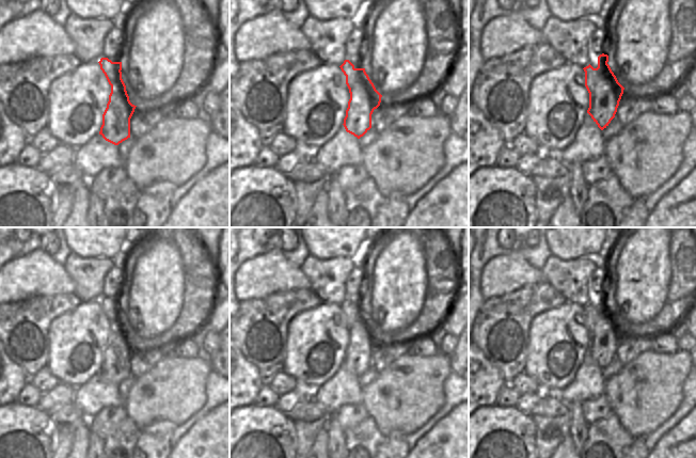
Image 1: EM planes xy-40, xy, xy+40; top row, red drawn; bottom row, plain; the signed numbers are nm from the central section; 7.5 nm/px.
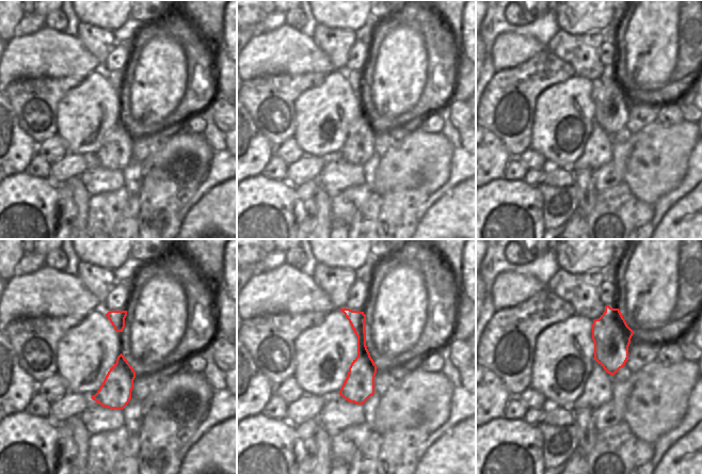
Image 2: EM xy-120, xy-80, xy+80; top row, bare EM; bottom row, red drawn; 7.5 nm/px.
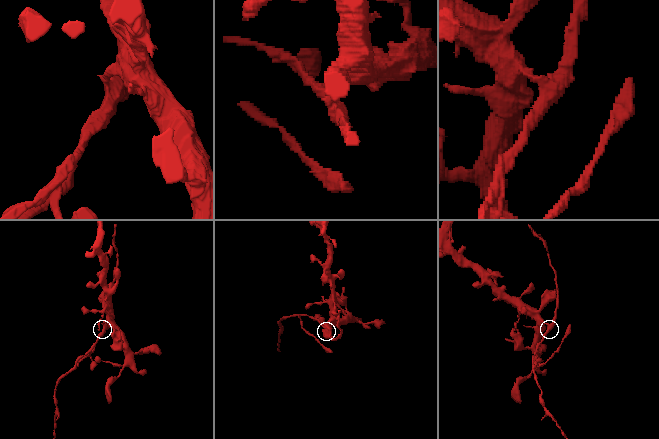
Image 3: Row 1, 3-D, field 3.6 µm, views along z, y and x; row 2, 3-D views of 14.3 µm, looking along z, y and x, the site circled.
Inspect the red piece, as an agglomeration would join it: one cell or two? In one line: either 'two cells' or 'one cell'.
two cells

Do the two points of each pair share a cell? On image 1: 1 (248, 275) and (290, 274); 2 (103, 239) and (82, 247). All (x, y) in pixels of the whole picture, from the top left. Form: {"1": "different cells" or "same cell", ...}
{"1": "same cell", "2": "same cell"}

